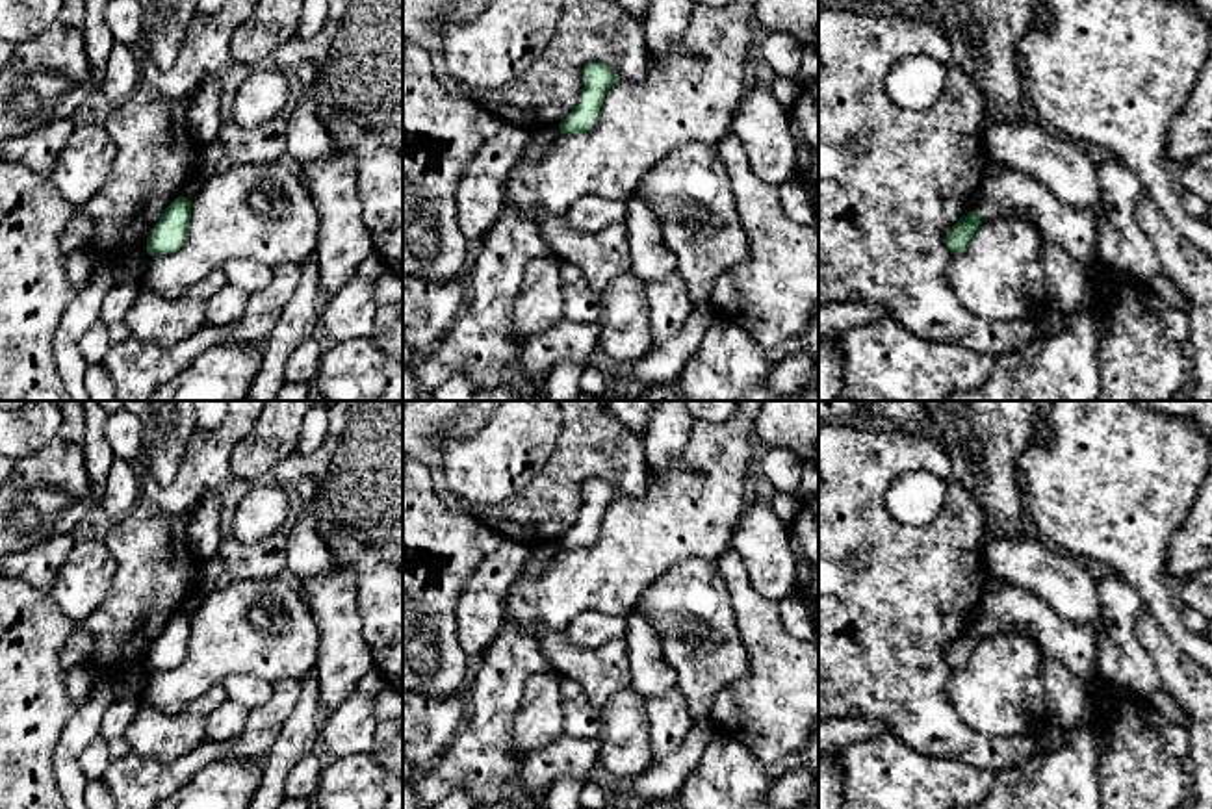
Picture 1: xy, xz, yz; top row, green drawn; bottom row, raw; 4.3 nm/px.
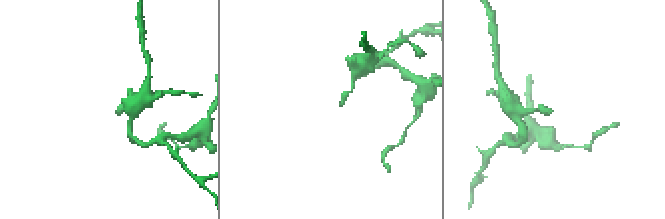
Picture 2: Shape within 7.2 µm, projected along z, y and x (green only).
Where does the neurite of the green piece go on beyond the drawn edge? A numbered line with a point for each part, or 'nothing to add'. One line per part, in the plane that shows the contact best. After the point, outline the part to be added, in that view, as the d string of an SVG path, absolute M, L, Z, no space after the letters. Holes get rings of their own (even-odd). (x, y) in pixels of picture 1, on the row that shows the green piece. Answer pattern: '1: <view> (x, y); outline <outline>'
nothing to add

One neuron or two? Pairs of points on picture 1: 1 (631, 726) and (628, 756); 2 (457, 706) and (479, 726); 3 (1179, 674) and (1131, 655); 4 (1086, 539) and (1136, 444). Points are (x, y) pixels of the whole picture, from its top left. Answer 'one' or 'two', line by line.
1: one
2: two
3: two
4: one

